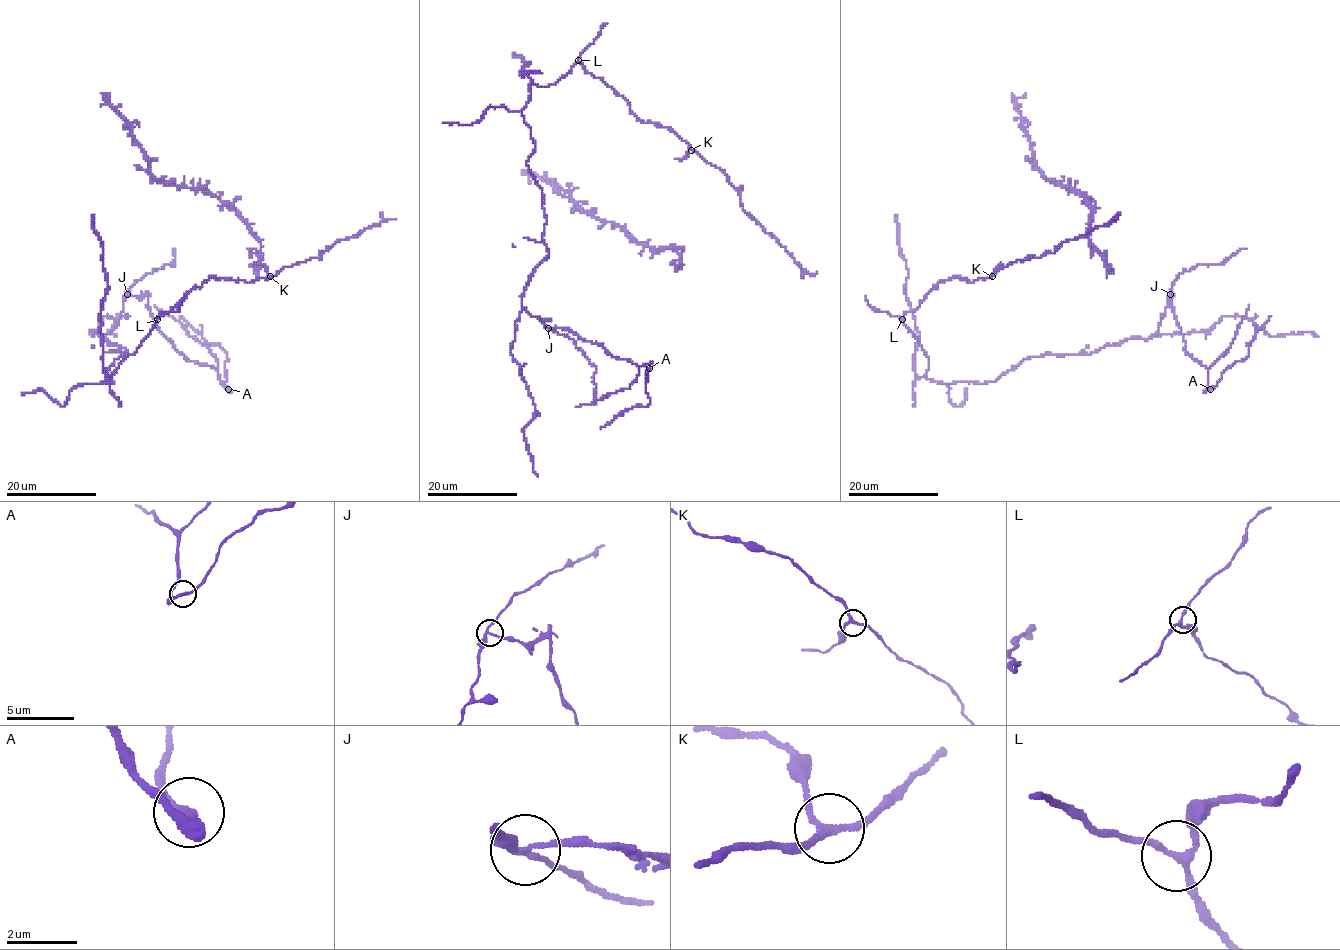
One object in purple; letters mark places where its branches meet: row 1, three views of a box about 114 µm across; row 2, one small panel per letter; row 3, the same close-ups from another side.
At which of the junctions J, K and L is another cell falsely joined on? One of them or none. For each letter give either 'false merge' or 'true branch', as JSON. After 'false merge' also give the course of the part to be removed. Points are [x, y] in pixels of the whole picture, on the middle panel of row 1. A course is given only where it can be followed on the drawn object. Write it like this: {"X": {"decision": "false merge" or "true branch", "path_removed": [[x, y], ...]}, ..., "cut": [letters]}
{"J": {"decision": "false merge", "path_removed": [[548, 328], [567, 328], [608, 353], [649, 365], [646, 393], [651, 402], [626, 409], [600, 428]]}, "K": {"decision": "true branch"}, "L": {"decision": "true branch"}, "cut": ["J"]}

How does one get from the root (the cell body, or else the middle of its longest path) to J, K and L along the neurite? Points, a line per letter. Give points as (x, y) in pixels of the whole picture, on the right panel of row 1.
J: (927, 354), (927, 379), (993, 382), (1030, 357), (1149, 339), (1170, 294)
K: (927, 354), (904, 323), (904, 315), (914, 312), (940, 282), (953, 277), (974, 282), (992, 276)
L: (927, 354), (902, 319)

